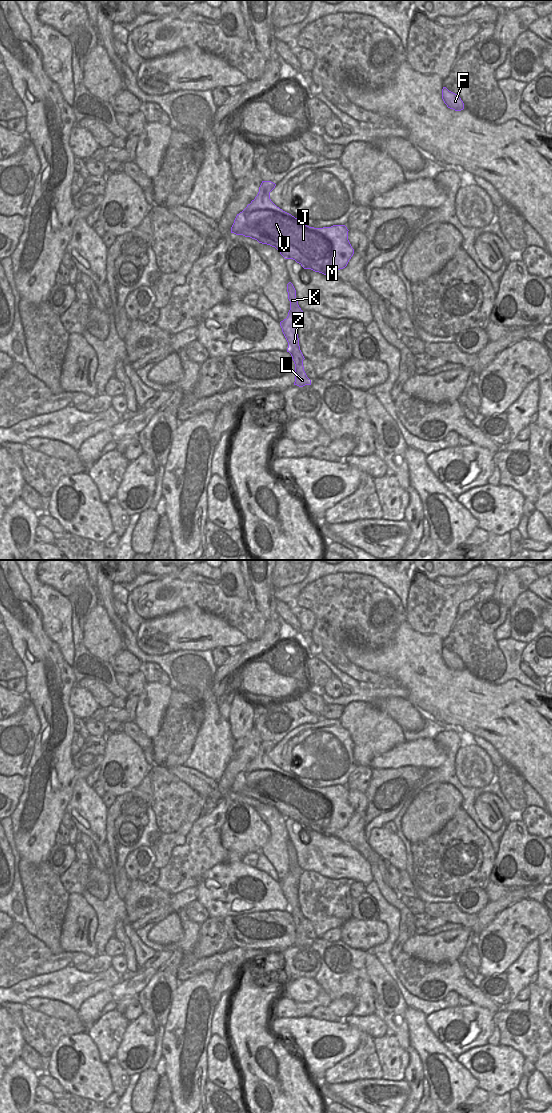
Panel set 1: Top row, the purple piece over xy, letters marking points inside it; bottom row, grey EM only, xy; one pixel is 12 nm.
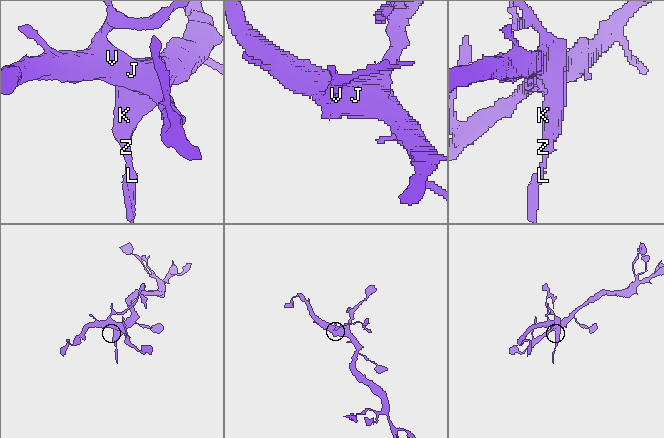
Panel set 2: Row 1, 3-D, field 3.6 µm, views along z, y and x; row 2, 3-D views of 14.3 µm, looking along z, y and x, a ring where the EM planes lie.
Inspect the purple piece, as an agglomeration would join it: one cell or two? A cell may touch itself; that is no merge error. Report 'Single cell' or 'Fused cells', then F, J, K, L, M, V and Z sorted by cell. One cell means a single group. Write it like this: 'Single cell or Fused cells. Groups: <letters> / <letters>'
Single cell. Groups: F J K L M V Z

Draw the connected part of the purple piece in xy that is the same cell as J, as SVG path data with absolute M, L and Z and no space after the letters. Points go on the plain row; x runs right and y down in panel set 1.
M262 741L255 759L237 774L231 793L275 807L285 819L293 819L304 829L311 829L326 836L333 836L336 831L345 828L354 814L354 809L348 800L347 787L333 785L314 788L303 784L271 761L270 752L275 746L276 744L271 741Z

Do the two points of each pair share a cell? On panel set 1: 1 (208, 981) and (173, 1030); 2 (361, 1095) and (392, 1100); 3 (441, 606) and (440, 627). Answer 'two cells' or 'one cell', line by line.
1: one cell
2: one cell
3: one cell

